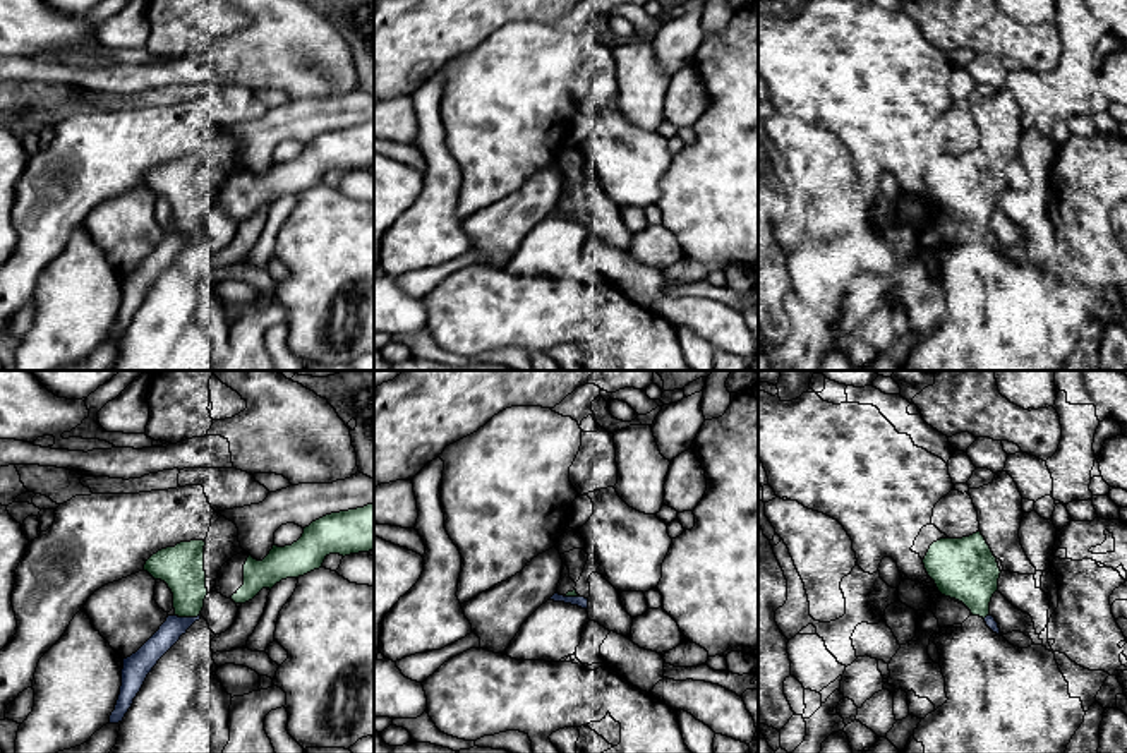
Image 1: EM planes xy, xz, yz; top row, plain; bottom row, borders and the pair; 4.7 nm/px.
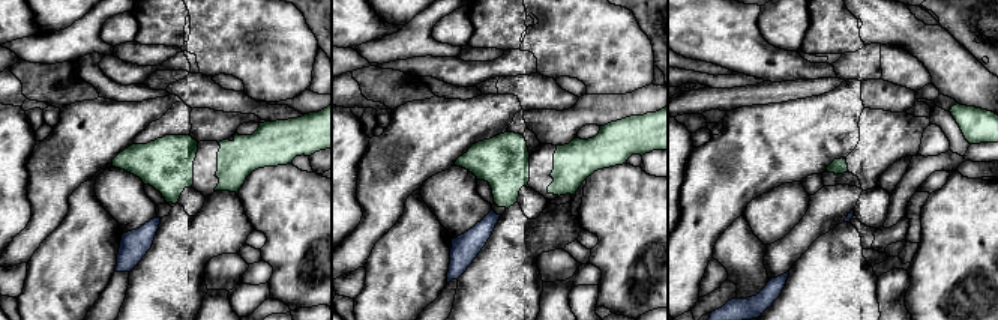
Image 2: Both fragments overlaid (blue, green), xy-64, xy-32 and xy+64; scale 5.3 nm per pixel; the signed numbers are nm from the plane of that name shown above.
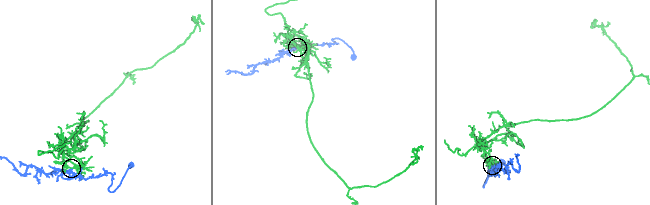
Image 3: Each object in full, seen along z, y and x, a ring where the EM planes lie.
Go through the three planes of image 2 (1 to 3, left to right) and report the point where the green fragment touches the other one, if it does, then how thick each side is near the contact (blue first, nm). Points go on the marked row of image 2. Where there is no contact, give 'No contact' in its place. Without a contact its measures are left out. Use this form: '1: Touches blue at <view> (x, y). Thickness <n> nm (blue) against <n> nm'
1: No contact
2: No contact
3: No contact

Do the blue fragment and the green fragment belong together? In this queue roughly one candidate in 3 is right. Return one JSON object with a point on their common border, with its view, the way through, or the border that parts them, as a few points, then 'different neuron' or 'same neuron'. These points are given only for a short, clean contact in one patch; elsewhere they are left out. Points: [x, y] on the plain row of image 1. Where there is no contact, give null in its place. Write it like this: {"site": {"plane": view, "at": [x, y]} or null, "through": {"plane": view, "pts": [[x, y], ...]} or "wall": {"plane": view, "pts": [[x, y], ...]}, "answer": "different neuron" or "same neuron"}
{"site": {"plane": "xy", "at": [187, 234]}, "answer": "different neuron"}

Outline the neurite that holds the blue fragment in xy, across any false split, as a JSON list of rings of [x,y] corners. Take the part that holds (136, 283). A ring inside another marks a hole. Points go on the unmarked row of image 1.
[[[168,232],[160,245],[130,273],[124,274],[122,302],[108,340],[118,340],[134,319],[148,290],[158,276],[180,256],[197,233]]]

